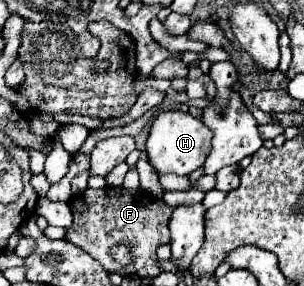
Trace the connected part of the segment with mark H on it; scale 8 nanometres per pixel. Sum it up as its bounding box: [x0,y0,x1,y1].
[145,109,211,175]

